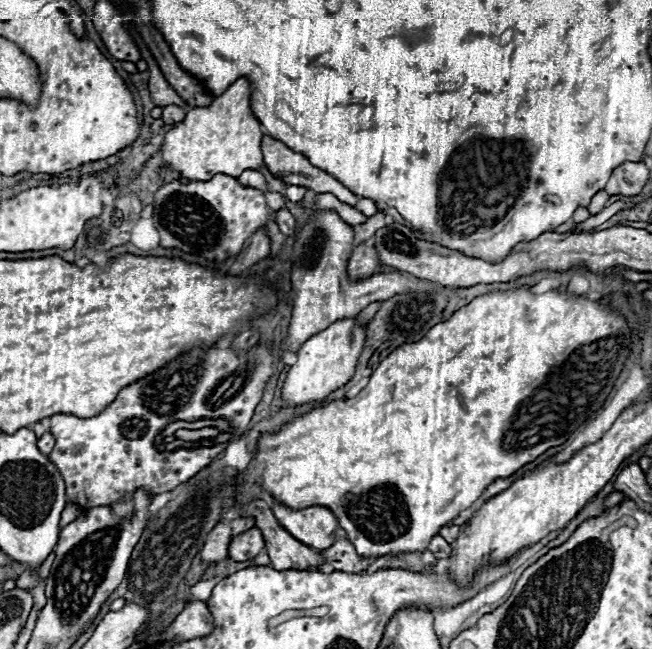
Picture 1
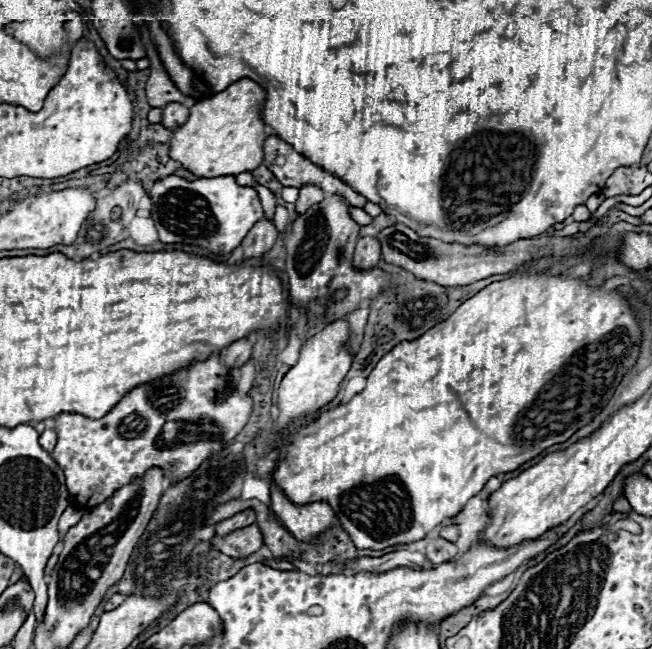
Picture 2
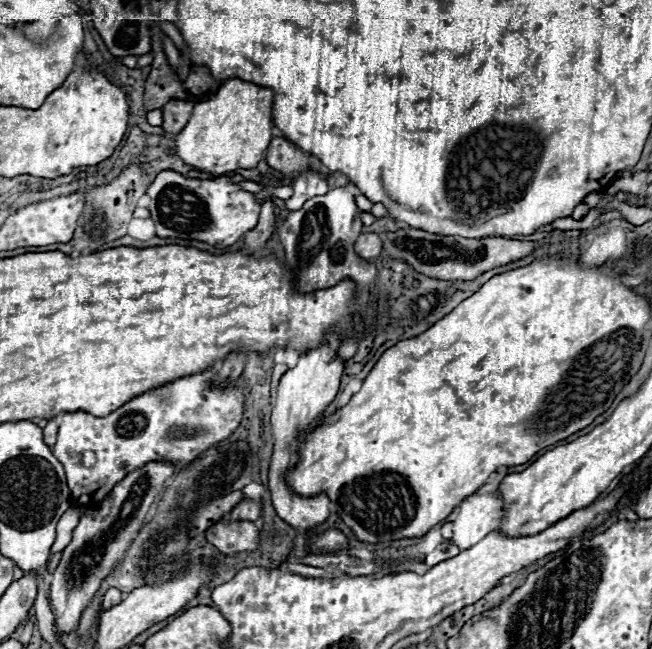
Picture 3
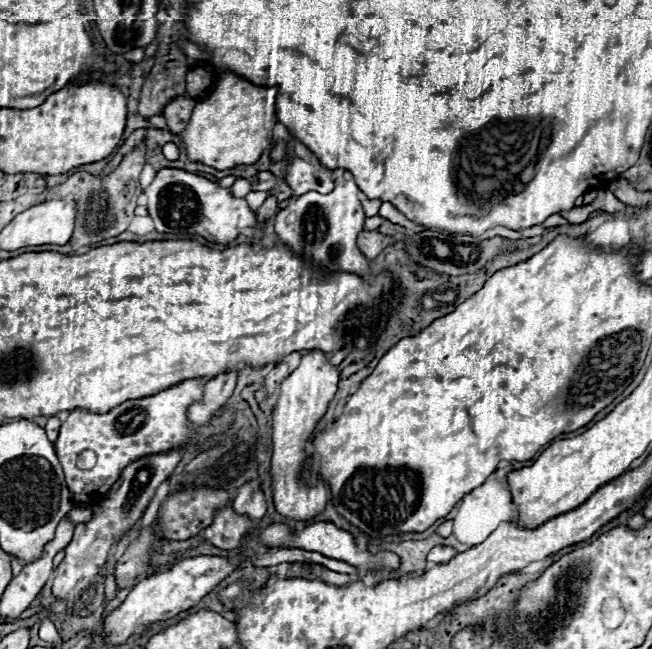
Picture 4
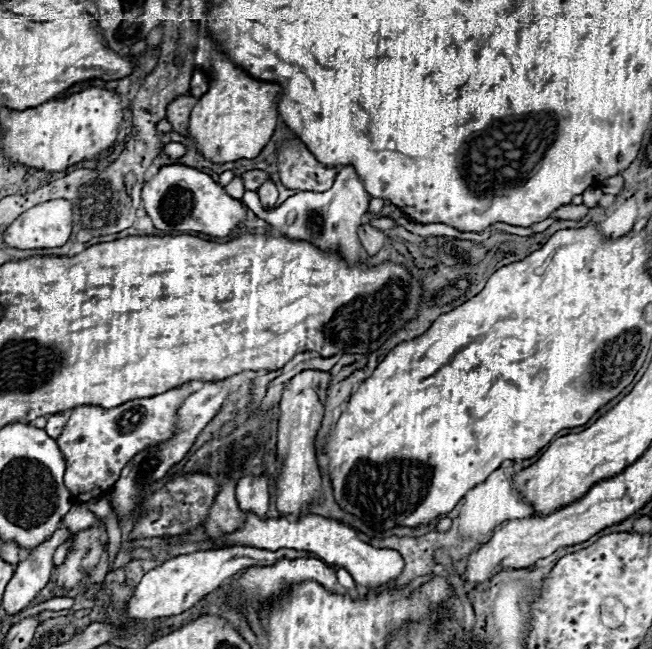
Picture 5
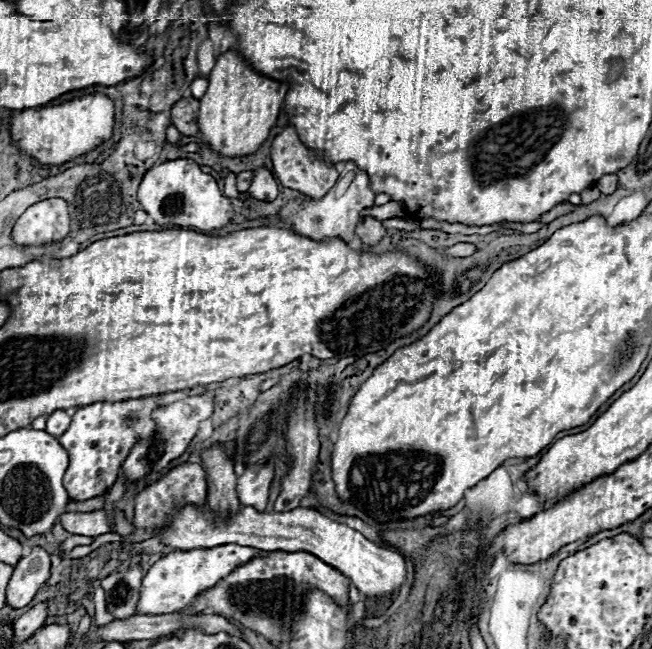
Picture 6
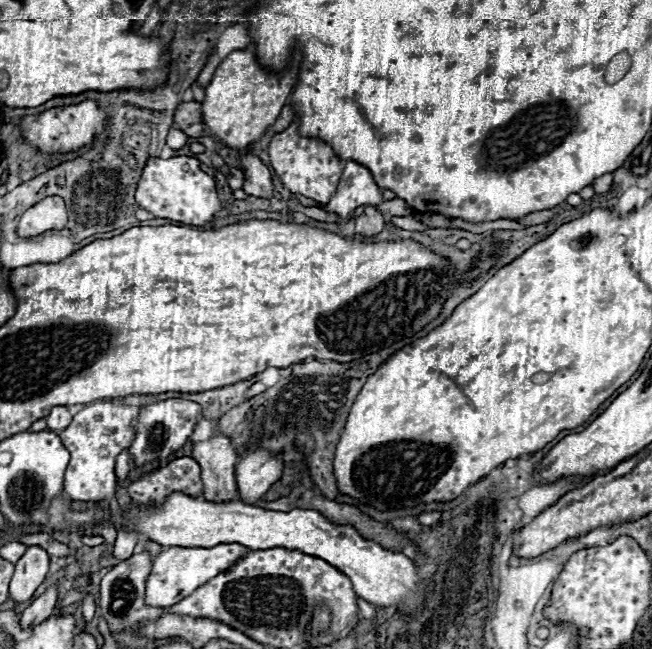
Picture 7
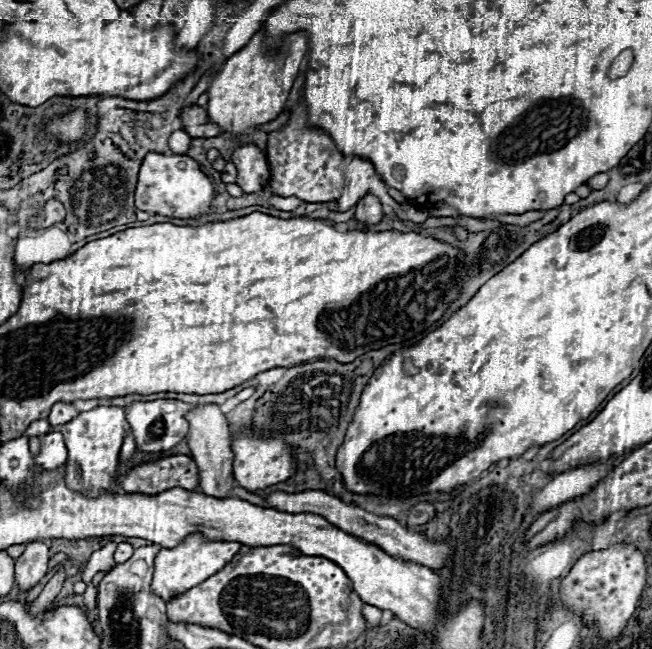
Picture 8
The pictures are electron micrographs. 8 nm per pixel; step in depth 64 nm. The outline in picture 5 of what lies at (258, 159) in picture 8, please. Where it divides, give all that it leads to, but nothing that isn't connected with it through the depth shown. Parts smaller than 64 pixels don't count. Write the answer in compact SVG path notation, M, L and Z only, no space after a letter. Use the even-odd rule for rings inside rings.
M268 180L268 182L258 190L258 196L260 196L260 202L262 202L262 208L264 208L264 210L274 210L274 208L276 208L278 190L276 190L276 186L274 186L272 180Z

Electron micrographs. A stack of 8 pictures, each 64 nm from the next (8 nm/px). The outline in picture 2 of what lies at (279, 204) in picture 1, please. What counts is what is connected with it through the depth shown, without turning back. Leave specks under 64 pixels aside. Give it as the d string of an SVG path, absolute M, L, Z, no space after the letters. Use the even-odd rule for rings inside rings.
M256 184L252 187L258 192L261 204L263 205L265 216L269 220L273 221L275 208L278 205L276 195L266 187L259 184Z

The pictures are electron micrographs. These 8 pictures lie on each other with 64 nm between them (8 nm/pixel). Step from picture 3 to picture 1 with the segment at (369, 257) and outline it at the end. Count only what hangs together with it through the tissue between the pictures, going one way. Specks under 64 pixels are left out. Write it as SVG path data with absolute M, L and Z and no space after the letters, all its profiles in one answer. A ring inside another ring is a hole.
M364 242L354 248L354 252L348 260L348 278L352 282L366 280L376 272L378 264L380 264L380 260L378 260L378 254L376 254L372 242Z

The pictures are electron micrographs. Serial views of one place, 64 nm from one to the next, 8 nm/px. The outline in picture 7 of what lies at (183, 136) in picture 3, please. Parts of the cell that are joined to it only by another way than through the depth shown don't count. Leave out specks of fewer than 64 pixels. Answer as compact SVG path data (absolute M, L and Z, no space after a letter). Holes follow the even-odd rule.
M254 46L230 52L220 62L214 72L214 78L206 86L206 98L202 102L202 122L208 134L232 150L246 150L254 142L258 142L266 134L266 130L276 122L280 110L286 106L292 86L296 84L298 62L300 54L296 54L288 70L272 74L258 64L254 56Z

